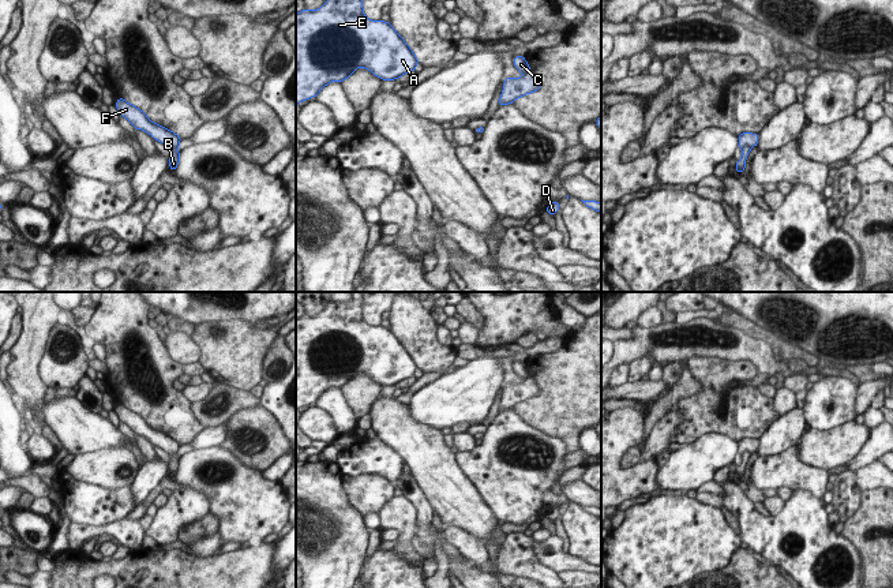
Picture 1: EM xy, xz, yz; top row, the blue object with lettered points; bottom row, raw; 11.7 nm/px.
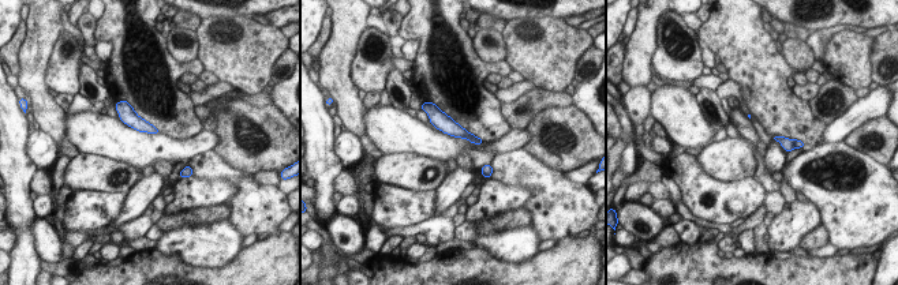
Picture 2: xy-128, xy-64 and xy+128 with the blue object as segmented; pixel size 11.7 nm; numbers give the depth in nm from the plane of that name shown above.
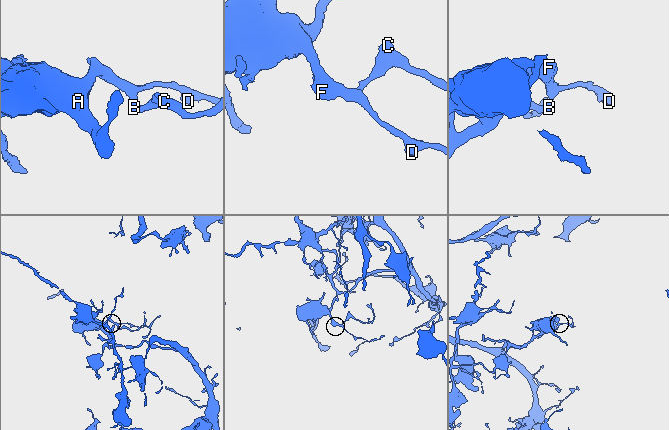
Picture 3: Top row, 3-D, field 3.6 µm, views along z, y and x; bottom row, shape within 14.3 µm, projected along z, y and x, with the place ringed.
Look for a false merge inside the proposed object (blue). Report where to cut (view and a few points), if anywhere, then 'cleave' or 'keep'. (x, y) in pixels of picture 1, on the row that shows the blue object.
no cut | keep

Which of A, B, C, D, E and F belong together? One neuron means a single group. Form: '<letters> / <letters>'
A B C D E F

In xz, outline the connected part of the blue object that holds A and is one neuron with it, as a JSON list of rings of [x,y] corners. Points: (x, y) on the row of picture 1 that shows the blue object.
[[[327,0],[316,11],[296,14],[296,105],[316,97],[333,80],[345,80],[359,67],[383,80],[393,80],[414,71],[417,63],[413,50],[391,23],[364,15],[363,0]]]

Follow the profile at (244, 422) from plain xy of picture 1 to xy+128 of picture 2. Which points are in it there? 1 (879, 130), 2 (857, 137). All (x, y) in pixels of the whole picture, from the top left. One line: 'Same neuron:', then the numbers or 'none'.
Same neuron: 1, 2

